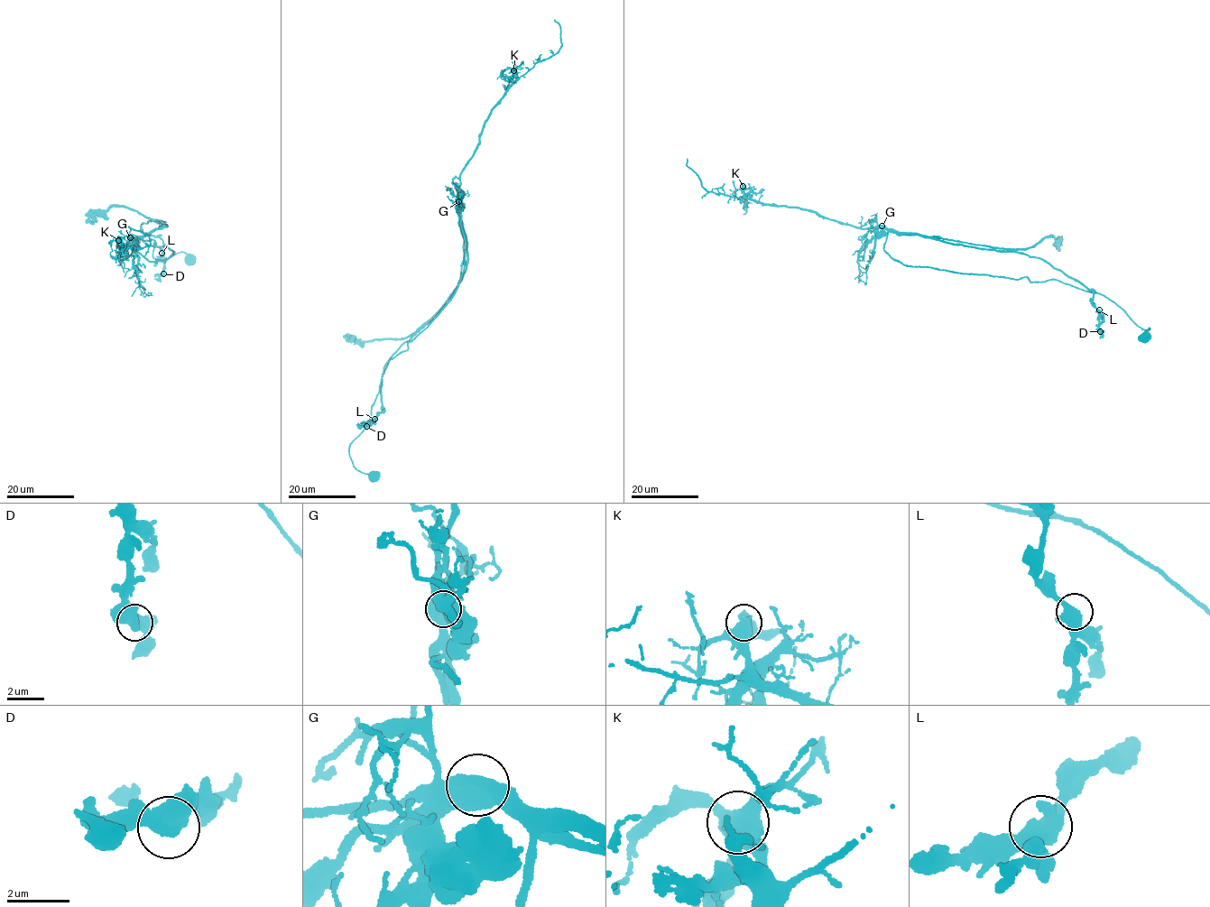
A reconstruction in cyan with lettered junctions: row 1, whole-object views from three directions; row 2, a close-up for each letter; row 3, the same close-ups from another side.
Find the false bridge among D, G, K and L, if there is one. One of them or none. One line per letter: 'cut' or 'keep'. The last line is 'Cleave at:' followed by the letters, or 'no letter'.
D: keep
G: cut
K: keep
L: keep
Cleave at: G

